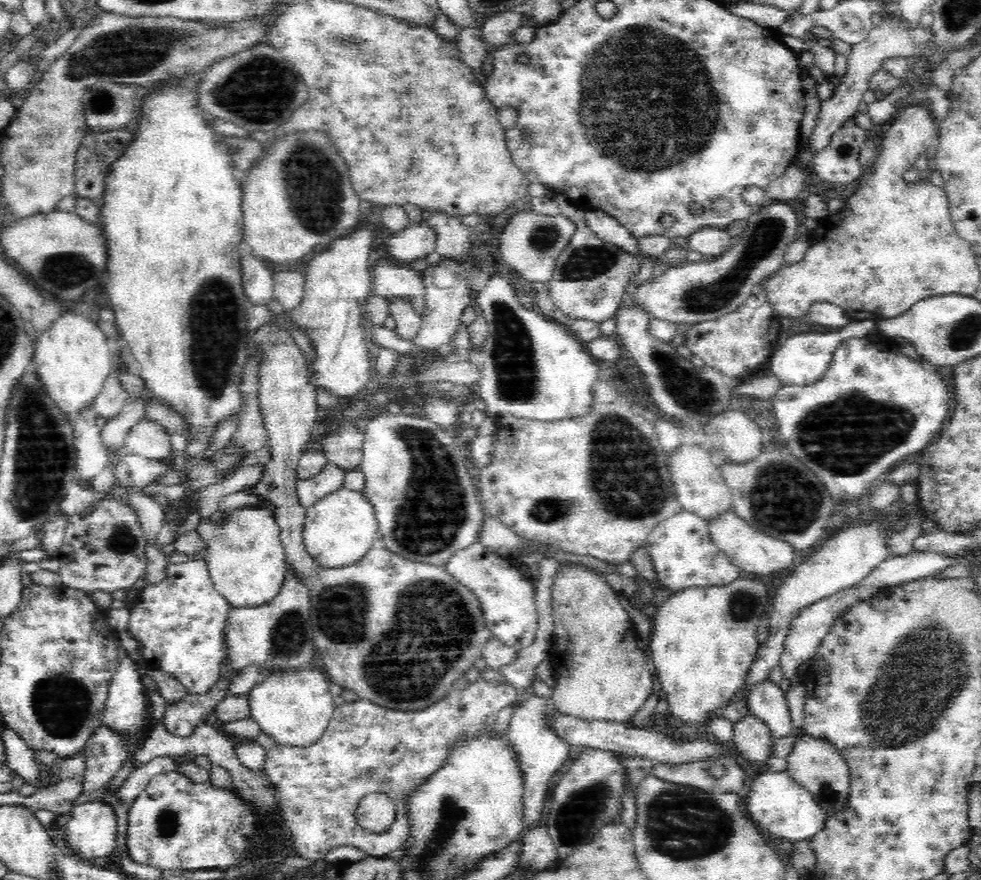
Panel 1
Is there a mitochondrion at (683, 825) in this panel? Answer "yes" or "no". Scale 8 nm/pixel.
yes

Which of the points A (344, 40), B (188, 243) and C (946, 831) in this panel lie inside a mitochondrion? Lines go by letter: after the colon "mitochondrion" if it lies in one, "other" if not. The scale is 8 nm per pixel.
A: mitochondrion
B: other
C: other

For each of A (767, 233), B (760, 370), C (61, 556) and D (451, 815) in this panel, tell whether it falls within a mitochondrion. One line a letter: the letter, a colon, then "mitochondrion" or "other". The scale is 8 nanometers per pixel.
A: mitochondrion
B: other
C: other
D: mitochondrion

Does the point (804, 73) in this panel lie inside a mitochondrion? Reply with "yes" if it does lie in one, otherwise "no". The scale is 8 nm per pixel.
no

